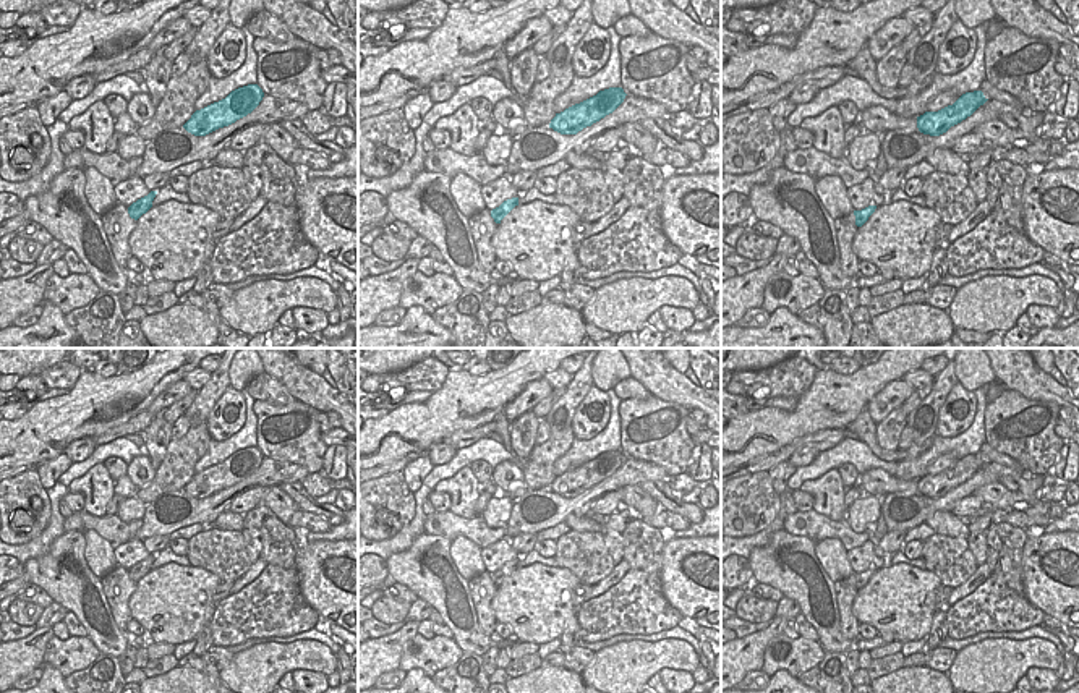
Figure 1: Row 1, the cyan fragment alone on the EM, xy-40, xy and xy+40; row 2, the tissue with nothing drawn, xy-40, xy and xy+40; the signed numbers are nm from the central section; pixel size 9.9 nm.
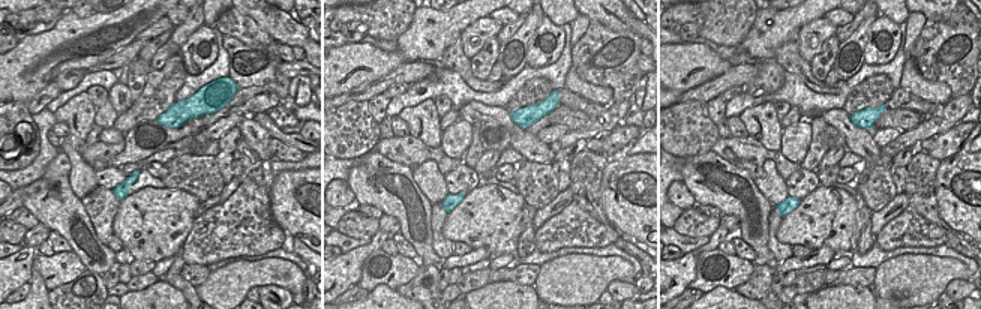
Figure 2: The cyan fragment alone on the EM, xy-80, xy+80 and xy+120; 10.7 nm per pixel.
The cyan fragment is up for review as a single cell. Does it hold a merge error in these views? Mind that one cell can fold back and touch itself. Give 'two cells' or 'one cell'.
two cells

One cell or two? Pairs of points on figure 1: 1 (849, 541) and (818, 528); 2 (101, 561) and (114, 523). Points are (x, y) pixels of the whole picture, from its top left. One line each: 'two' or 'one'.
1: one
2: two

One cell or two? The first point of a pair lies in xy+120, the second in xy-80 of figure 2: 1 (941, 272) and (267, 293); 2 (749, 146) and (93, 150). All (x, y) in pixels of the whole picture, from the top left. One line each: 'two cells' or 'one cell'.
1: two cells
2: one cell

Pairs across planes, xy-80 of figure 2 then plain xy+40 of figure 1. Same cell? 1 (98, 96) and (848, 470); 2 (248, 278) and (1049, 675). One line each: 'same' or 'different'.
1: same
2: different

